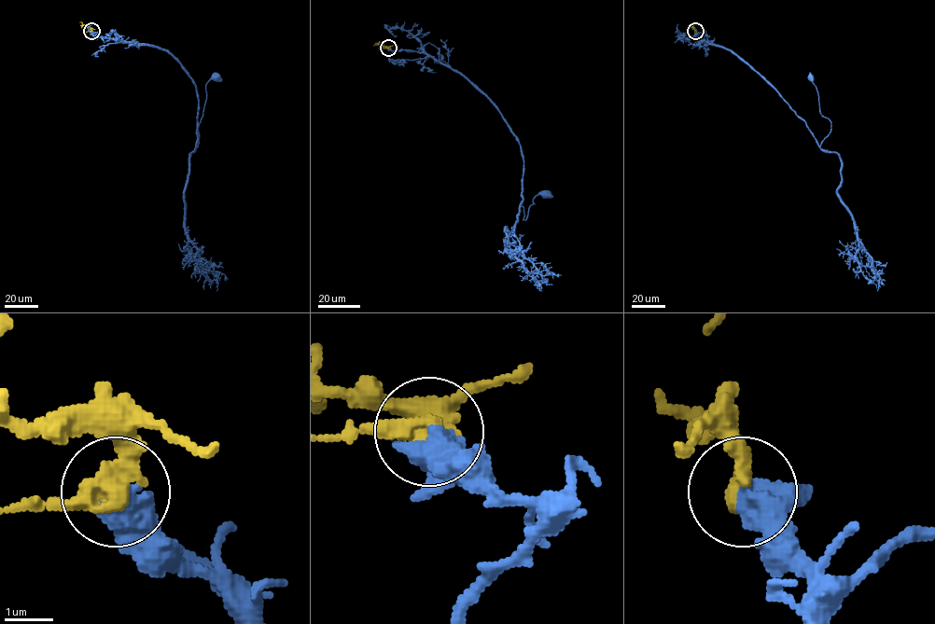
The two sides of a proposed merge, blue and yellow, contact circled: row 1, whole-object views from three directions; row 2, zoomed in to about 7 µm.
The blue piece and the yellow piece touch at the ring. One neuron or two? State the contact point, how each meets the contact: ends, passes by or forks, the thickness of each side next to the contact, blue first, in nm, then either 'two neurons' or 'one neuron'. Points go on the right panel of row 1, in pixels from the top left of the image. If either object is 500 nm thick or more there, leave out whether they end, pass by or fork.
at (695, 31); 550 nm thick on the blue side, 400 nm on the other; one neuron

